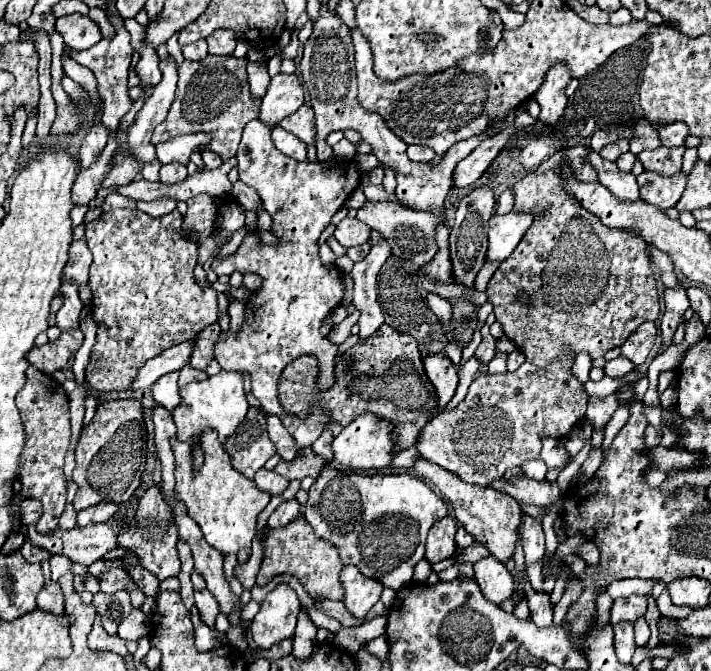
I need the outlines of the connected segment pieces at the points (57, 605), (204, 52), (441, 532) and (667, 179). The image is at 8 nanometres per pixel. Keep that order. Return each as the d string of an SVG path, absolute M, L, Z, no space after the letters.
M48 582L48 584L40 590L36 602L38 602L38 606L40 606L42 610L54 612L54 614L58 614L58 616L64 614L64 594L60 594L60 586L58 586L56 582Z
M198 40L194 44L188 44L182 48L182 54L186 60L202 60L208 56L208 48L206 48L206 40Z
M450 516L440 518L430 528L426 540L426 560L430 564L446 560L454 554L454 534L456 534L456 522Z
M642 172L636 180L640 186L640 200L654 204L662 210L668 210L668 208L676 206L676 202L680 200L688 178L684 172L678 172L674 176L662 176L656 172Z

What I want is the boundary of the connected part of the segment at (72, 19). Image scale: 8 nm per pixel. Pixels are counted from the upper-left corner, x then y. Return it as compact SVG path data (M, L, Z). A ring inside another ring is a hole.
M68 14L56 20L56 30L64 38L64 46L72 50L86 50L100 42L98 26L82 14Z

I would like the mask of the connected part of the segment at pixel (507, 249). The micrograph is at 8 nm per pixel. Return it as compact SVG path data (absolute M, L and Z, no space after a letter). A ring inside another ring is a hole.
M510 212L504 216L494 214L488 222L488 260L506 260L514 252L526 230L532 226L532 220L534 216L528 212Z

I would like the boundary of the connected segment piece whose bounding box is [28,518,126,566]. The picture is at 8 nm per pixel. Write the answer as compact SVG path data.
M112 518L104 524L90 524L90 526L76 526L72 530L50 530L50 532L38 532L36 526L28 526L28 538L48 550L50 554L64 554L72 562L80 562L90 566L96 560L102 560L104 554L112 548L116 548L116 536L126 526L116 526L118 520Z

